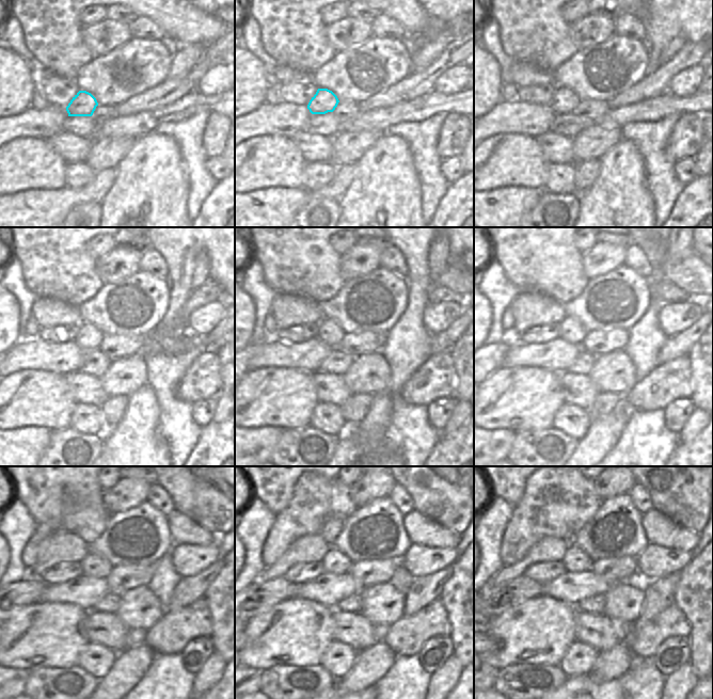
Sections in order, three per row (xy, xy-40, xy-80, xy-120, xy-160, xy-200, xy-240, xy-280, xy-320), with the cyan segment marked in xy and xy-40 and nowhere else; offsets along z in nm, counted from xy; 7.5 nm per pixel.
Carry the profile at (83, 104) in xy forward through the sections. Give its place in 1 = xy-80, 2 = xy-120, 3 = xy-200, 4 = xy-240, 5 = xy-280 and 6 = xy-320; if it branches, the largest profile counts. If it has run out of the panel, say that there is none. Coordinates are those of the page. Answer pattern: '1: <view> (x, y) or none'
1: xy-80 (565, 100)
2: xy-120 (89, 337)
3: xy-200 (571, 330)
4: xy-240 (94, 565)
5: xy-280 (335, 561)
6: xy-320 (575, 560)

